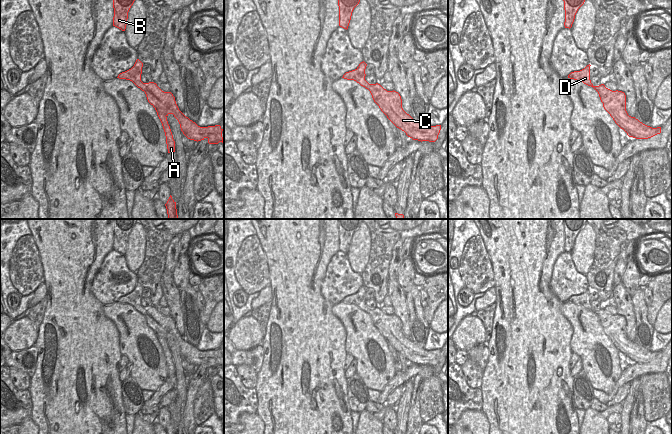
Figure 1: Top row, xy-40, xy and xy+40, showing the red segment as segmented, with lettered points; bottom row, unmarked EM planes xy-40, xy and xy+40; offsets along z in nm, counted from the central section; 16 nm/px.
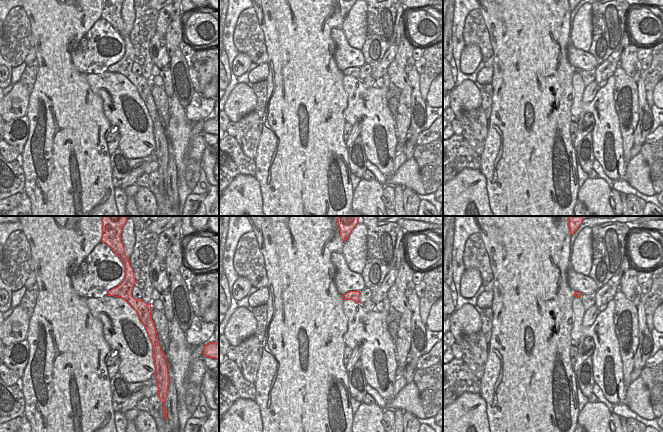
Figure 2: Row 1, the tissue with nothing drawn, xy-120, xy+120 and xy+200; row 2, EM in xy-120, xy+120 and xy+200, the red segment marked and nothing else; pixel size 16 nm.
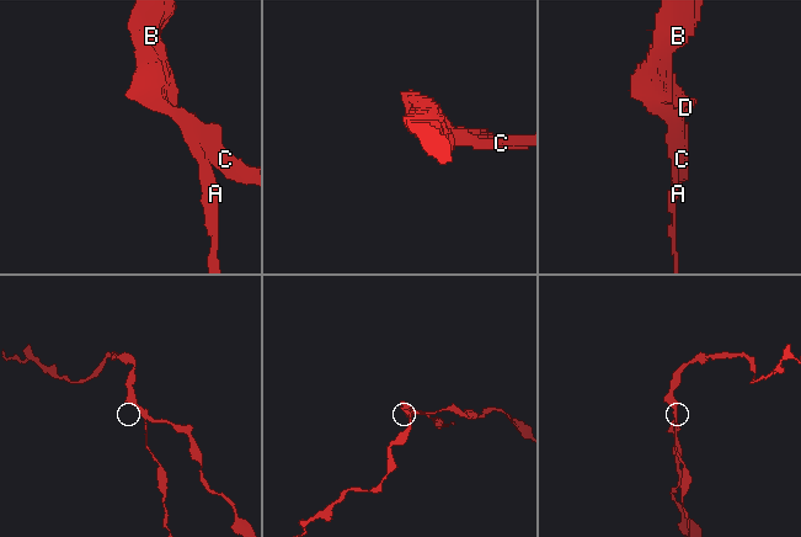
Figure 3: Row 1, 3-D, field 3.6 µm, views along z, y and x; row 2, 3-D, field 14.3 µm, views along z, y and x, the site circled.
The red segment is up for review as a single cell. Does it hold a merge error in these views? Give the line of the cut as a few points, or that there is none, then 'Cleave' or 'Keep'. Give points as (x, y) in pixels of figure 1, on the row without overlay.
Split along xy-40 (145, 316), (157, 318), (167, 327), (166, 339). Cleave

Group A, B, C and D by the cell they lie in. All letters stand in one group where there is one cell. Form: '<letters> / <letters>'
A / B C D

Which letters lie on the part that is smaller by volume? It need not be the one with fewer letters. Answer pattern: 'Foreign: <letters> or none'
Foreign: A

